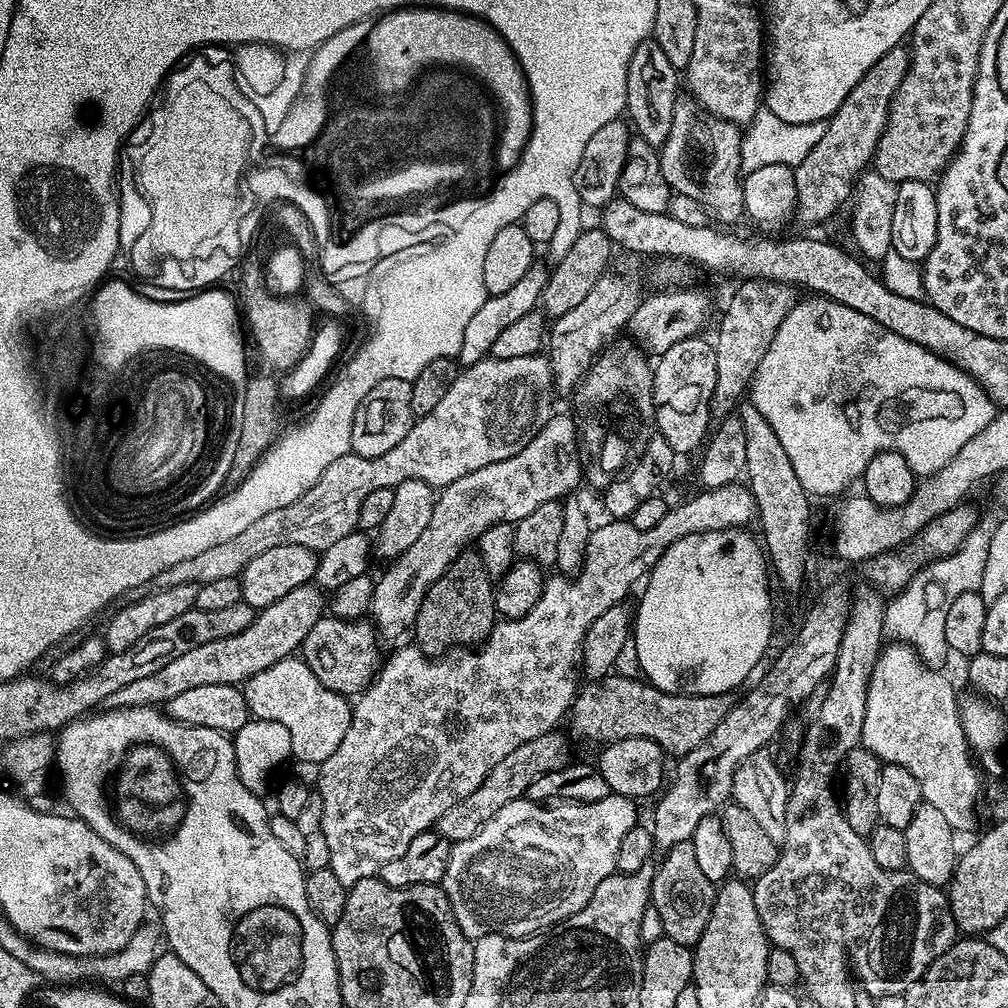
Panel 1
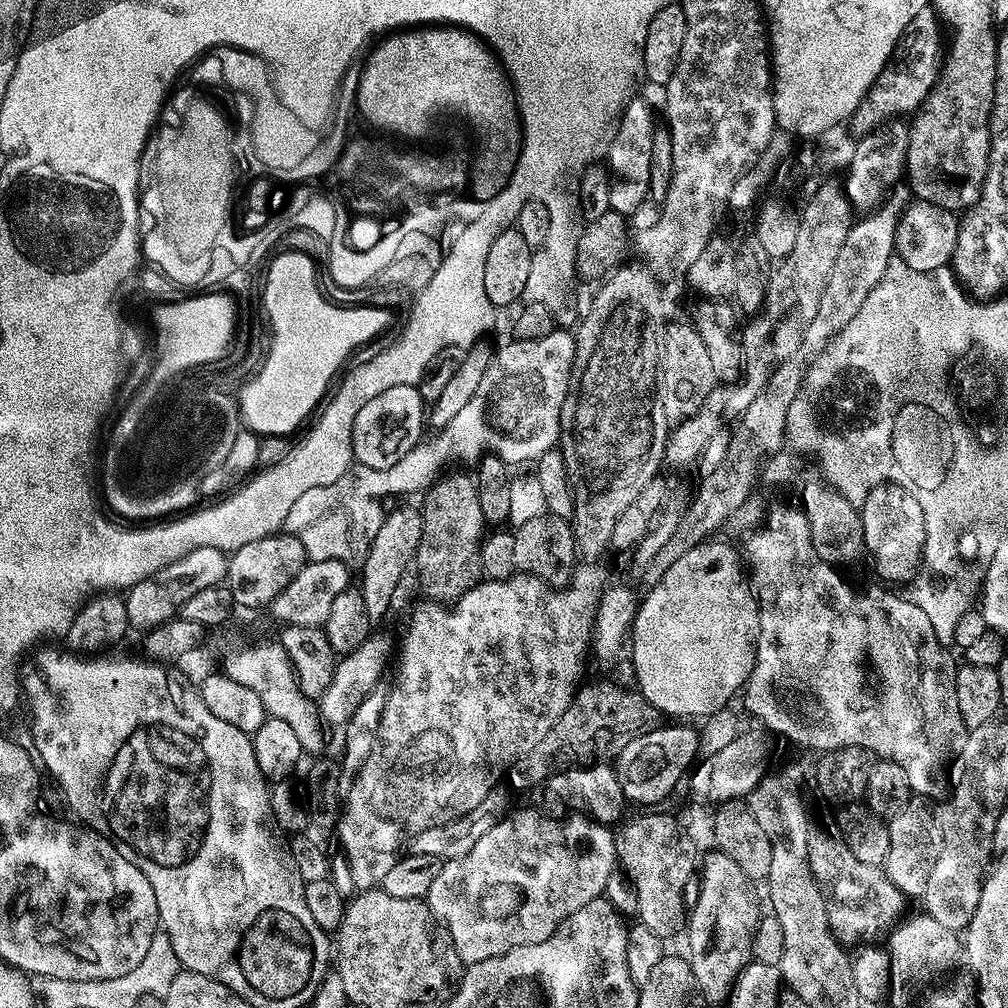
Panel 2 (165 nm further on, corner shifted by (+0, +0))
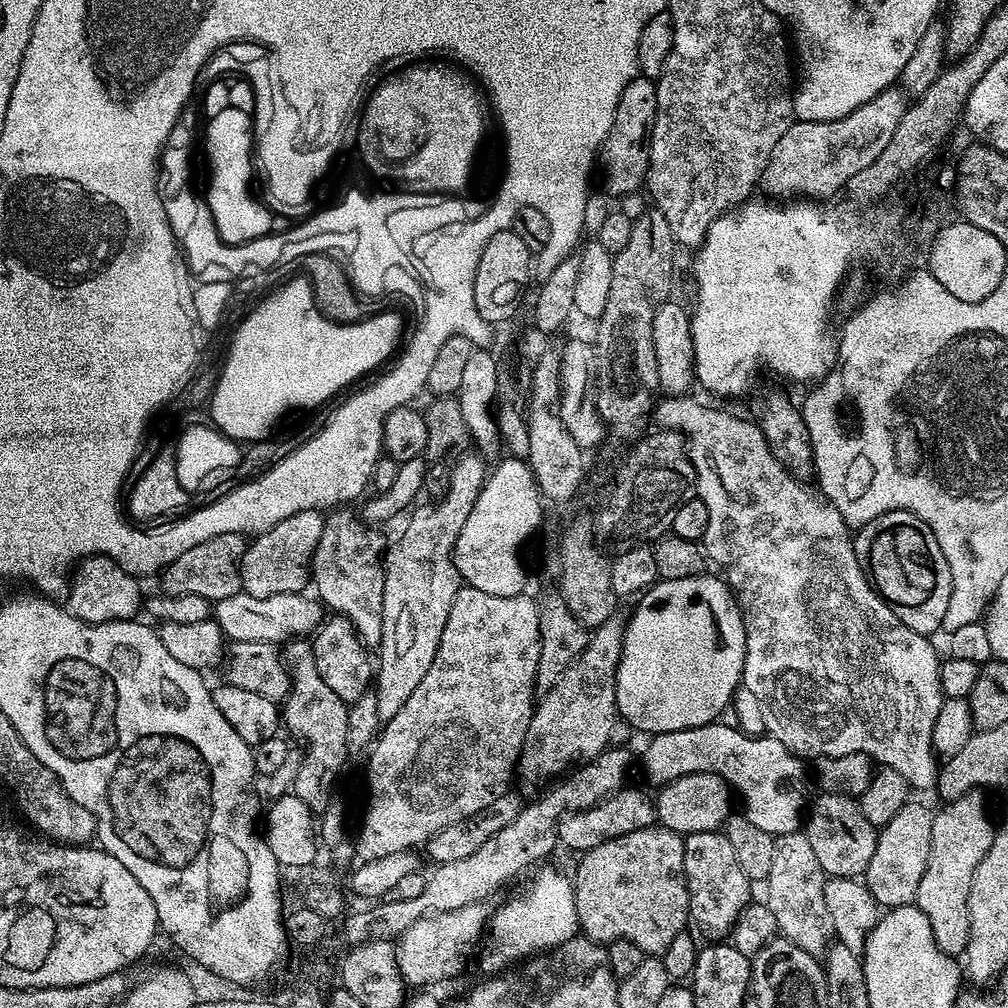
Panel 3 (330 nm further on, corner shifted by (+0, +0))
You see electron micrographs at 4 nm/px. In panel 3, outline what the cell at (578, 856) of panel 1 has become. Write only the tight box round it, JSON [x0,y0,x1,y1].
[396,903,490,990]

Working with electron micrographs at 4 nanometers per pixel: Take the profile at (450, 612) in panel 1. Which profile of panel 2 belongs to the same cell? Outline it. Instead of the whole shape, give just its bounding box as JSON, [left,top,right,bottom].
[414,475,486,606]

